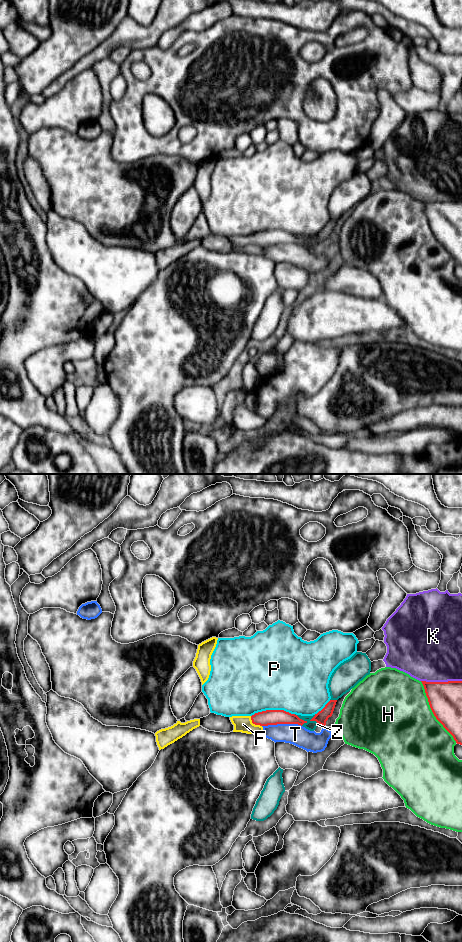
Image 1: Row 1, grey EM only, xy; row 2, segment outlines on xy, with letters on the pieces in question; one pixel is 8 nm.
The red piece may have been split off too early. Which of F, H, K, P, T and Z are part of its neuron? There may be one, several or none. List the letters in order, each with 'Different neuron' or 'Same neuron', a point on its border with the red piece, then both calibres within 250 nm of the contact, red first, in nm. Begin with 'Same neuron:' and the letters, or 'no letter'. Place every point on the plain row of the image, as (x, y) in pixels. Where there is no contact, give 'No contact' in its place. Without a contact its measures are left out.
Same neuron: F
F: Same neuron. Touches red at xy (254, 243). Thickness 130 nm (red) against 130 nm
H: Different neuron. Touches red at xy (432, 231). Thickness 280 nm (red) against 500 nm
K: Different neuron. Touches red at xy (441, 202). Thickness 280 nm (red) against 460 nm
P: Different neuron. Touches red at xy (272, 230). Thickness 130 nm (red) against 500 nm
T: Different neuron. Touches red at xy (281, 243). Thickness 130 nm (red) against 170 nm
Z: Different neuron. Touches red at xy (301, 239). Thickness 130 nm (red) against 80 nm

